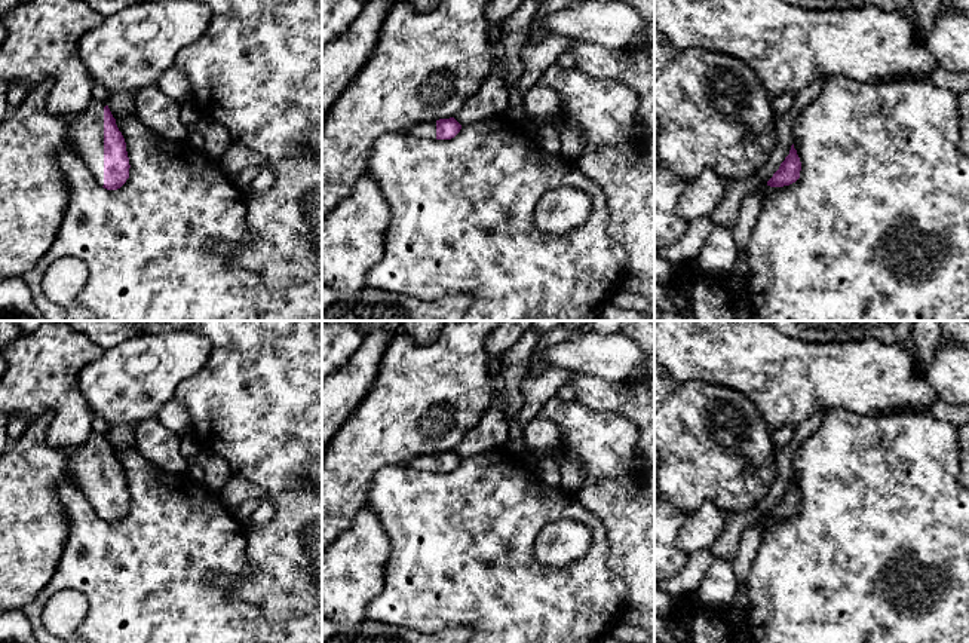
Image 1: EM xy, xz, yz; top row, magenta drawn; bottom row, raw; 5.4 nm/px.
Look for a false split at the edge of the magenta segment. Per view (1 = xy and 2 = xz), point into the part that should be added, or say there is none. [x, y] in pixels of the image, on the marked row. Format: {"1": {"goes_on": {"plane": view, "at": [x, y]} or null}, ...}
{"1": {"goes_on": {"plane": "xy", "at": [86, 129]}}, "2": {"goes_on": {"plane": "xz", "at": [428, 129]}}}

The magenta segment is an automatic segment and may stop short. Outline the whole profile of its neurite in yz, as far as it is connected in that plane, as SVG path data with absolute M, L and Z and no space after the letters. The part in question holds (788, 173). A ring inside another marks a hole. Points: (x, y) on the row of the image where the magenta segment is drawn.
M792 144L789 154L781 163L779 169L767 183L761 184L755 192L760 195L761 199L764 199L776 187L784 187L795 183L800 178L800 171L801 162Z

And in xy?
M92 99L83 111L68 117L68 134L99 186L117 190L126 183L131 168L126 143L108 105L101 99Z

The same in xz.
M439 119L436 122L423 122L415 125L410 134L423 140L451 140L461 129L461 125L454 119Z

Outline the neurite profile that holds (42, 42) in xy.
M22 0L0 18L7 31L0 46L0 83L24 82L33 88L50 79L53 86L47 108L65 117L83 111L93 99L95 82L80 58L79 40L98 27L104 16L82 0Z

